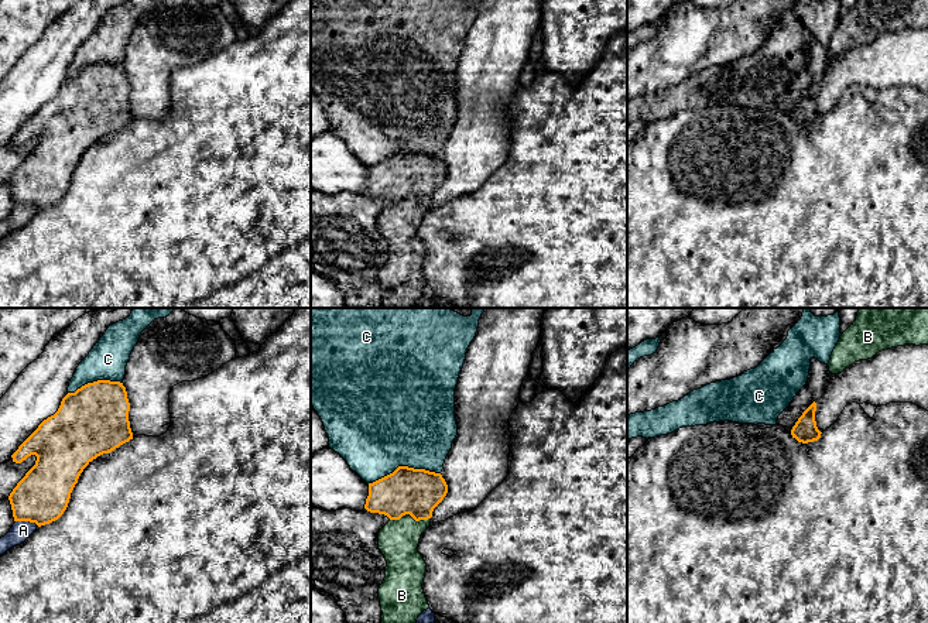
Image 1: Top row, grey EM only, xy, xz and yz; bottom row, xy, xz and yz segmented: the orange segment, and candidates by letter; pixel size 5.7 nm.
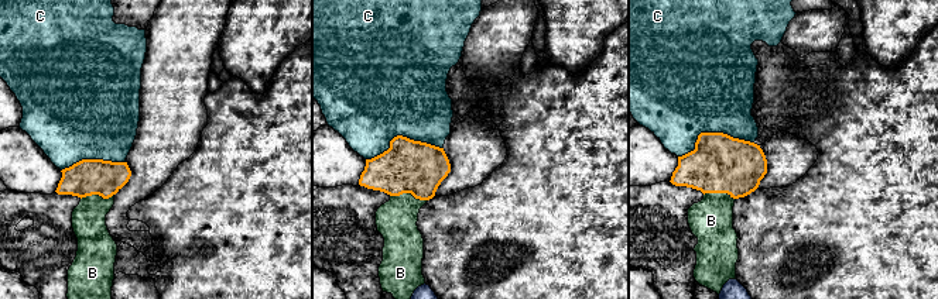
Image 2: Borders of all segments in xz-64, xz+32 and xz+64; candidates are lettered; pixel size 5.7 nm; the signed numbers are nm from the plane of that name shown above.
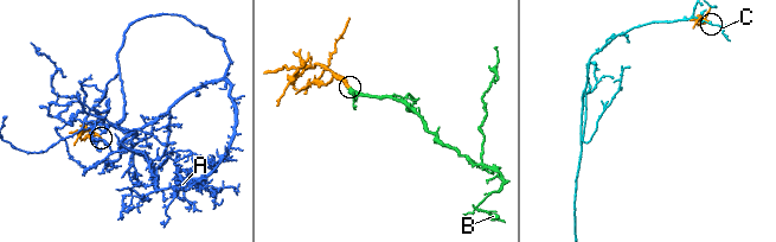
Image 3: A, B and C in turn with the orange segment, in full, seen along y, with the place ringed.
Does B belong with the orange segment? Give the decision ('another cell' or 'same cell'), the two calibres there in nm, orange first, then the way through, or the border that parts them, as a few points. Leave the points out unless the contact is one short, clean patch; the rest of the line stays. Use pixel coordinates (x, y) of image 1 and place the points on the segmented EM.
same cell; 280 nm thick on the orange side, 220 nm on the other

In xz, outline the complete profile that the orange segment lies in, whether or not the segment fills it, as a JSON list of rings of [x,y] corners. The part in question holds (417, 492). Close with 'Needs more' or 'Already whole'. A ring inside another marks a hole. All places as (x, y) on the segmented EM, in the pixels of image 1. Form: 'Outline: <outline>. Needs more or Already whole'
Outline: [[[398,466],[393,473],[369,483],[364,509],[390,518],[379,533],[379,550],[387,561],[386,578],[379,588],[381,623],[417,623],[418,616],[429,609],[422,589],[427,564],[418,552],[418,544],[431,526],[434,509],[446,493],[448,485],[441,473],[408,466]]]. Needs more

